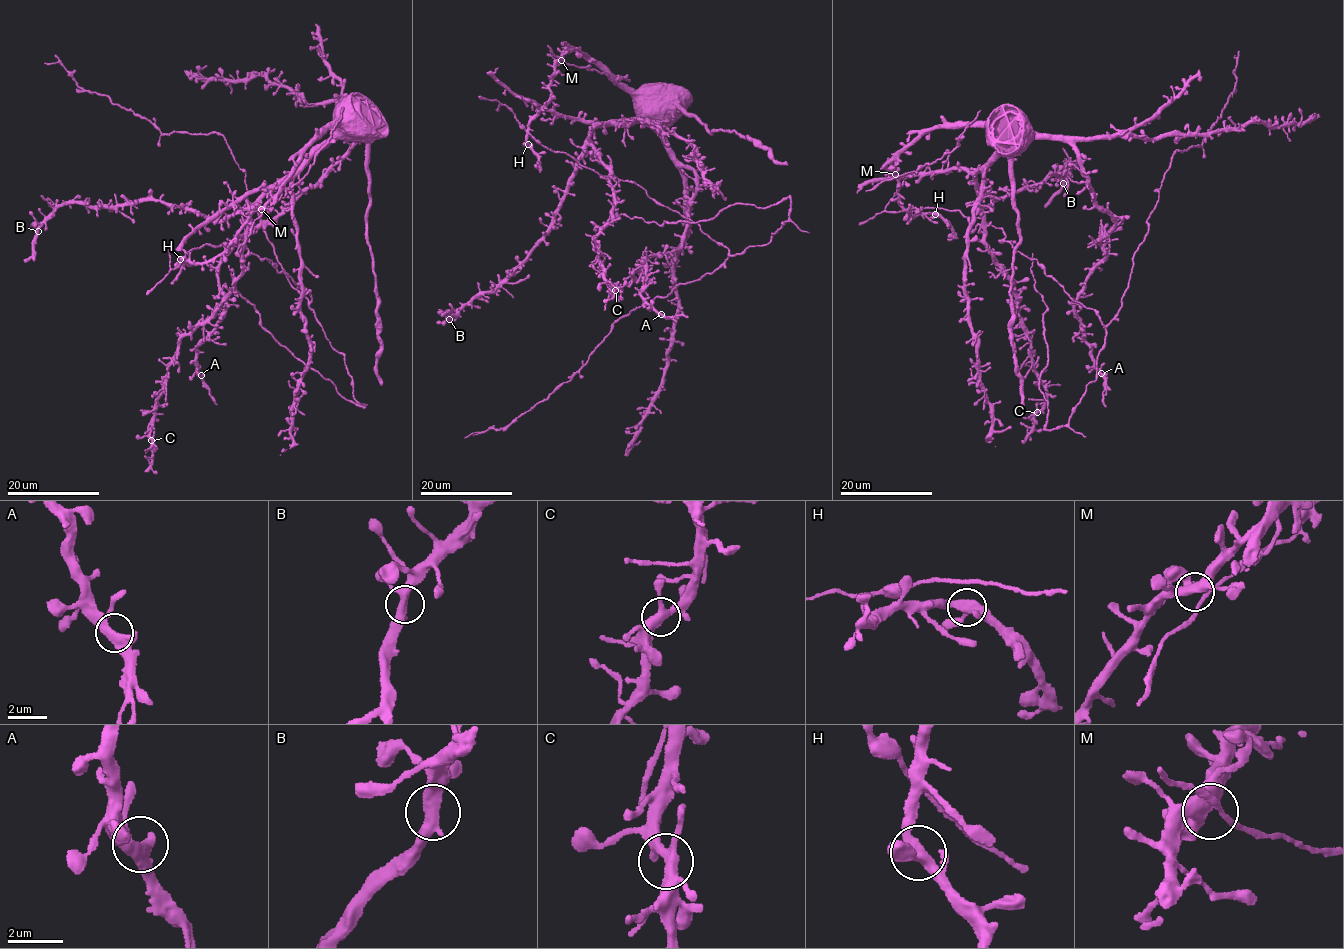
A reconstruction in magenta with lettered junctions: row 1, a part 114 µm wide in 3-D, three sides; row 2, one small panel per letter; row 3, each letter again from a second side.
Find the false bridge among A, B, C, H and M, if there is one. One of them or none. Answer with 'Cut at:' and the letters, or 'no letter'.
Cut at: no letter

